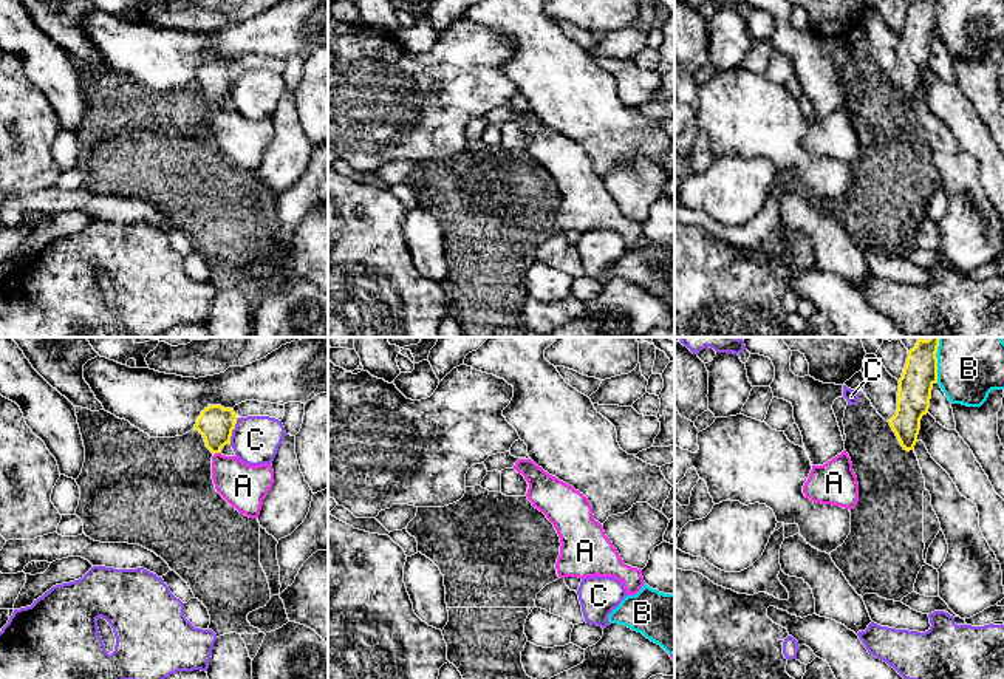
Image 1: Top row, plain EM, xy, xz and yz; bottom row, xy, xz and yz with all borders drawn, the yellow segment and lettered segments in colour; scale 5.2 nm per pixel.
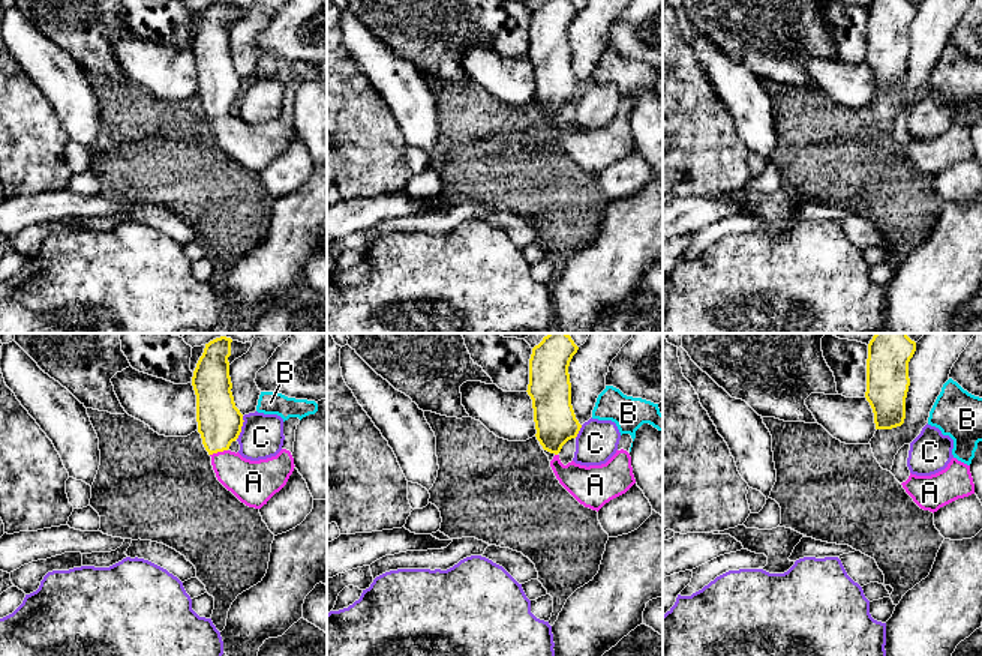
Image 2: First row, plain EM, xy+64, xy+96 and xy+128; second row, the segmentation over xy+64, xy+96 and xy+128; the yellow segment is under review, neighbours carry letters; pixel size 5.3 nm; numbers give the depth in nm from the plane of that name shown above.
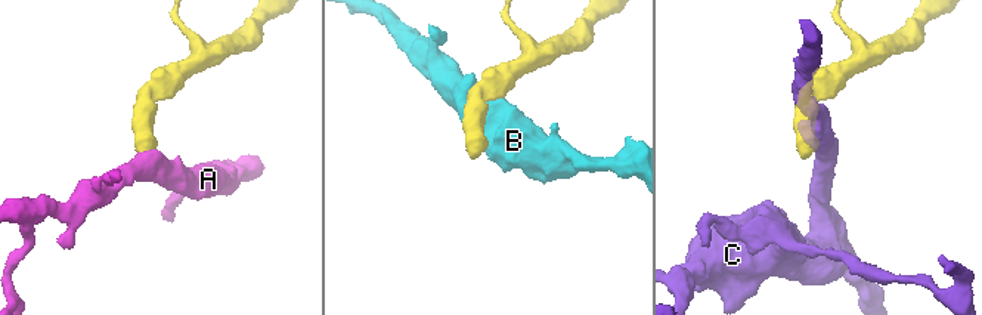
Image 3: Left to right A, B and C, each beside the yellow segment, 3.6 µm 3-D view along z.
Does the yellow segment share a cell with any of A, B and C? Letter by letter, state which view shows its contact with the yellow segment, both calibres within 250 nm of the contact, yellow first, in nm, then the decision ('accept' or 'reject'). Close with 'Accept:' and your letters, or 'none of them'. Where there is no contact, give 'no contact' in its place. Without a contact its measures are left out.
A: xy | 190/240 nm | accept
B: yz | 180/300 nm | reject
C: xy | 190/260 nm | reject
Accept: A

